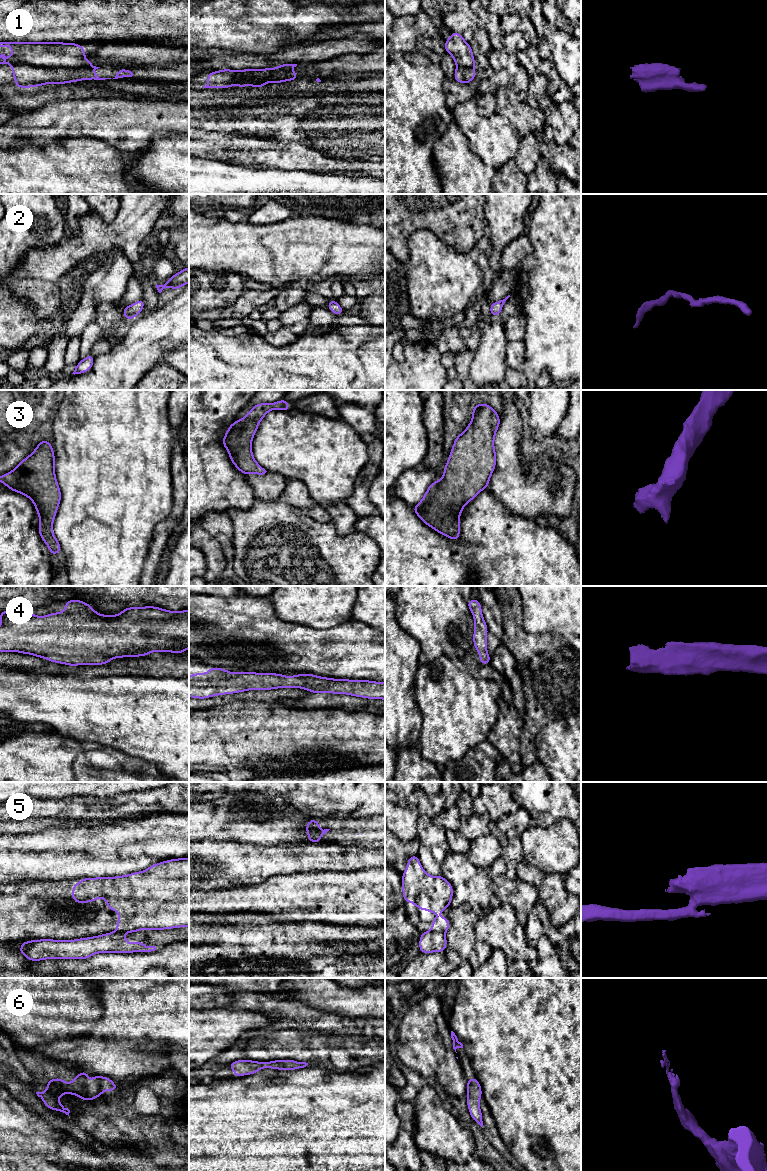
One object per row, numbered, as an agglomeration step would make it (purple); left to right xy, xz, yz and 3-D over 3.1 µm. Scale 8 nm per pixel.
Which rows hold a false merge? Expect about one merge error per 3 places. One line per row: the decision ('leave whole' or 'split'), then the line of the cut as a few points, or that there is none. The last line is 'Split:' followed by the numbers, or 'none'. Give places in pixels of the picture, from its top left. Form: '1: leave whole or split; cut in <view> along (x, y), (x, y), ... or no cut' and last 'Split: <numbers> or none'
1: split; cut in xy along (12, 64), (90, 70)
2: leave whole; no cut
3: leave whole; no cut
4: leave whole; no cut
5: split; cut in yz along (431, 930), (444, 934)
6: leave whole; no cut
Split: 1, 5

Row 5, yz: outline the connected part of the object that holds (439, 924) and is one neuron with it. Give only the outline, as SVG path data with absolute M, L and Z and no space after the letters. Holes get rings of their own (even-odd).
M434 917L432 919L432 932L445 934L450 927L448 917Z

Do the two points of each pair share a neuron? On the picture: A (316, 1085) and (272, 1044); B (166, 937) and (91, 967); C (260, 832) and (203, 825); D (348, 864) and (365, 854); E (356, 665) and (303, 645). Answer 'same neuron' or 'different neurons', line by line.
A: different neurons
B: different neurons
C: same neuron
D: same neuron
E: same neuron

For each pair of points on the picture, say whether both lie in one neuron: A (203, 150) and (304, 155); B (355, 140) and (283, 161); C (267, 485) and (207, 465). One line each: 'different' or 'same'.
A: same
B: different
C: different

